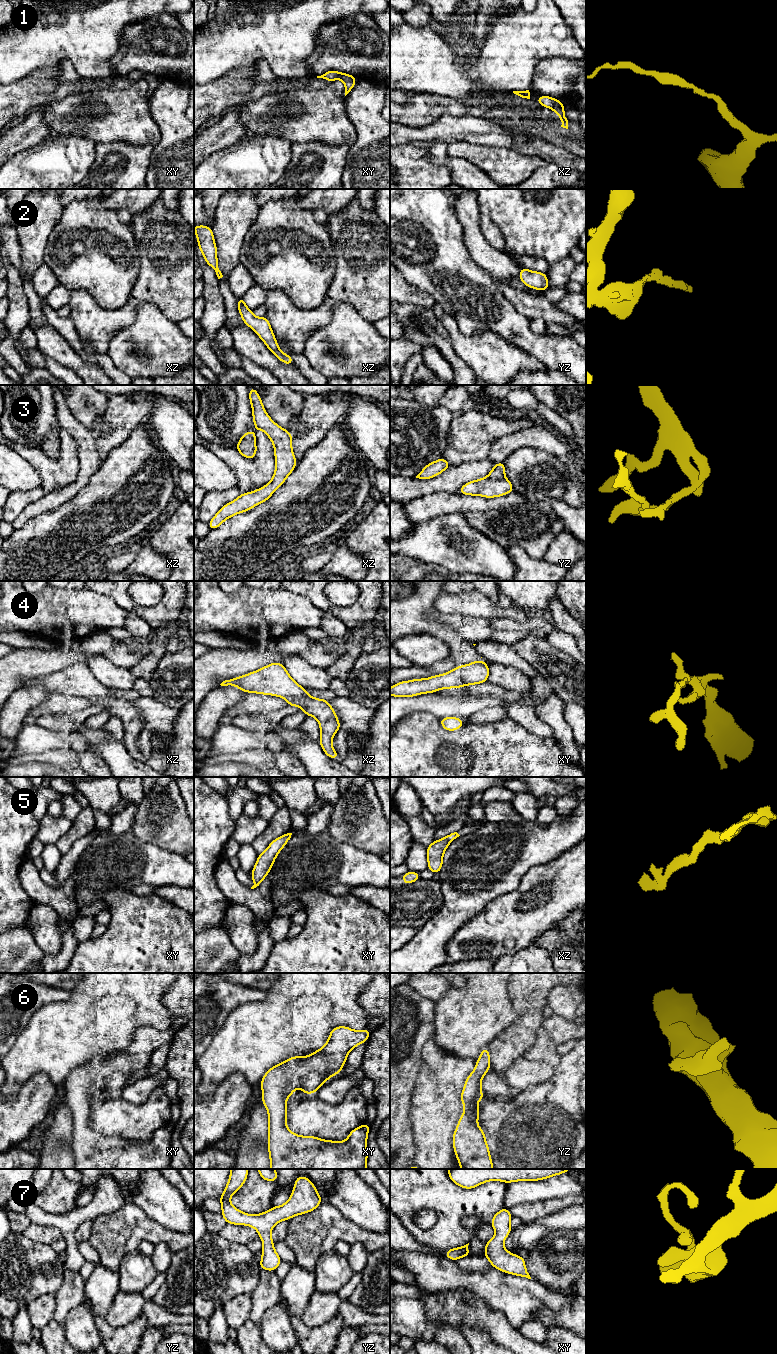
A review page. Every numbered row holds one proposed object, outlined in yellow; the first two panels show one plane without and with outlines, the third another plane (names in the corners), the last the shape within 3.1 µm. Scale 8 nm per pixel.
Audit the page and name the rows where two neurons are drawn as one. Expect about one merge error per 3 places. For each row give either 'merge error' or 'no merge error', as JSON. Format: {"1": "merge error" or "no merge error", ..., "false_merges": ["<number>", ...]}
{"1": "no merge error", "2": "no merge error", "3": "no merge error", "4": "no merge error", "5": "no merge error", "6": "no merge error", "7": "no merge error", "false_merges": []}

